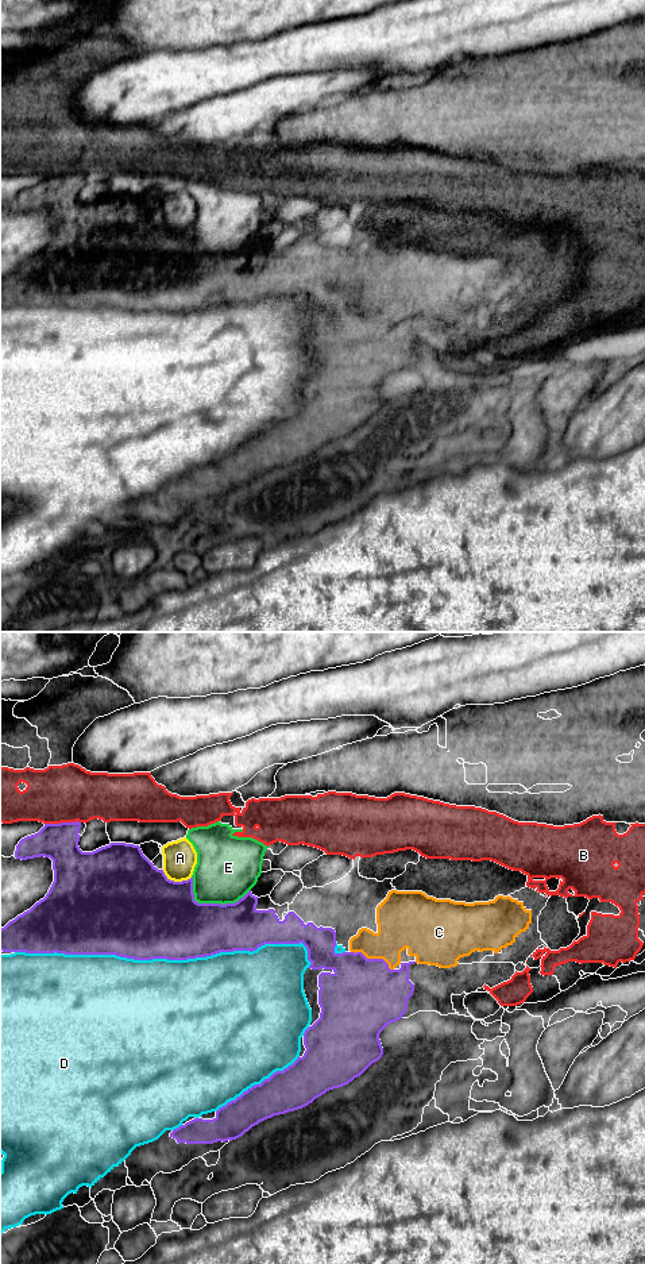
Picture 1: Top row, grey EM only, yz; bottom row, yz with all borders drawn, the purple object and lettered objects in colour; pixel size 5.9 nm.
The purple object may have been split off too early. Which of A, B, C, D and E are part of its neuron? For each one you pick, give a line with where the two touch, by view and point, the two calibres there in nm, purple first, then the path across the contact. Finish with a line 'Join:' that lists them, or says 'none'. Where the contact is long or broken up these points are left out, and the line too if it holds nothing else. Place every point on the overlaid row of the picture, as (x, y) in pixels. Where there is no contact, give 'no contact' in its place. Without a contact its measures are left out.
C: yz (373, 959) | 440/260 nm | across yz (363, 995), (365, 977), (373, 959), (389, 943), (400, 927)
Join: C

